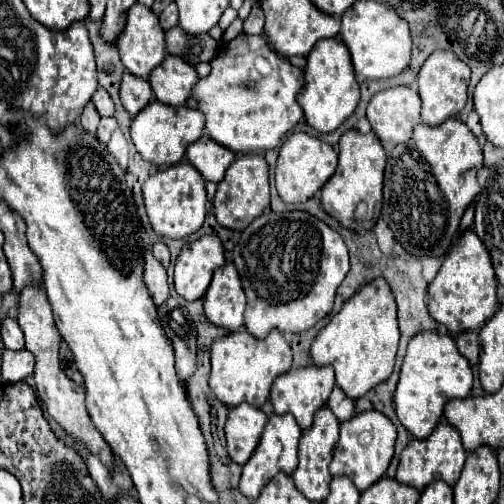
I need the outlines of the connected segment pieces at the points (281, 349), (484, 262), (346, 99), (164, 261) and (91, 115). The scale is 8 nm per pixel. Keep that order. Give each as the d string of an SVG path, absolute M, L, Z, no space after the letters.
M240 330L218 338L212 344L212 374L210 390L226 406L238 406L242 402L262 408L270 396L270 386L278 374L284 374L292 366L292 350L282 332L270 332L264 340L252 338L248 330Z
M466 230L444 258L434 282L428 286L428 312L452 334L478 330L496 312L496 286L498 280L492 272L492 258L488 256L488 250L480 244L480 238L472 230Z
M324 38L316 42L306 58L304 80L304 92L298 94L298 104L304 110L306 122L318 132L334 132L356 110L360 100L348 48L336 38Z
M156 242L154 246L152 246L152 254L156 256L156 260L164 266L164 268L168 268L168 264L170 264L170 254L168 254L168 248L166 248L166 244L162 244L162 242Z
M88 102L88 104L84 106L82 116L80 116L80 122L82 122L84 130L88 128L90 132L96 132L96 126L98 126L98 122L100 122L100 116L98 116L98 112L96 112L96 108L94 108L92 102Z

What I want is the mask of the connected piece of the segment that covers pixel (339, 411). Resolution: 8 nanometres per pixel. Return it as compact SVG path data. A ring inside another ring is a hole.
M334 386L332 394L330 394L330 398L328 398L328 408L332 408L332 412L336 414L336 418L338 418L340 422L344 422L344 420L348 420L348 418L354 414L354 400L348 398L348 396L342 392L342 388Z

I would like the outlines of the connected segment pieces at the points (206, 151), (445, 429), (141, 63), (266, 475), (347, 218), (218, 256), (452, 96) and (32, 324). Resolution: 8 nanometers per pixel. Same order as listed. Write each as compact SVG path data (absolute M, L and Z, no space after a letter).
M200 136L200 140L188 144L186 158L190 164L204 176L204 180L220 182L224 178L226 168L232 164L236 154L222 144L216 144L210 136Z
M442 420L428 438L410 440L408 448L404 448L404 452L400 456L396 480L402 482L402 484L408 484L408 486L414 486L418 490L424 490L436 478L454 486L456 480L460 478L462 468L464 468L464 460L466 460L466 450L462 446L460 434L456 432L456 428L452 428L452 424Z
M136 2L126 12L126 22L116 48L122 64L134 76L148 78L148 74L162 64L166 56L164 48L164 30L158 24L158 16Z
M270 414L266 428L260 436L260 442L254 450L254 454L250 456L250 460L242 466L242 478L240 478L240 492L248 498L248 500L256 500L260 490L268 484L268 480L272 476L276 476L278 472L288 472L292 474L296 464L298 464L298 440L300 440L302 430L298 432L298 424L296 420L292 420L292 416L280 416L280 414Z
M348 130L340 138L338 168L332 174L332 178L322 186L322 208L350 230L356 232L370 230L380 218L384 168L386 152L376 134L374 132L360 134L358 130Z
M202 236L182 246L174 266L176 292L188 302L202 298L220 264L226 264L226 256L222 242L216 236Z
M432 52L418 72L418 94L422 98L422 122L430 126L442 124L446 118L456 116L466 104L466 90L470 82L470 68L454 52Z
M24 288L20 292L20 310L18 310L18 324L26 336L26 350L30 350L36 358L36 370L34 370L34 380L36 380L36 390L40 400L44 402L48 414L66 430L68 436L74 436L76 442L88 452L98 456L106 468L110 468L110 472L114 470L112 466L112 450L108 448L108 444L104 442L104 438L100 436L100 432L94 428L94 424L90 422L90 416L86 412L84 406L84 394L86 388L76 384L74 380L70 380L62 370L60 370L60 360L58 360L58 344L62 340L56 324L54 324L54 316L46 298L46 292L40 288Z

